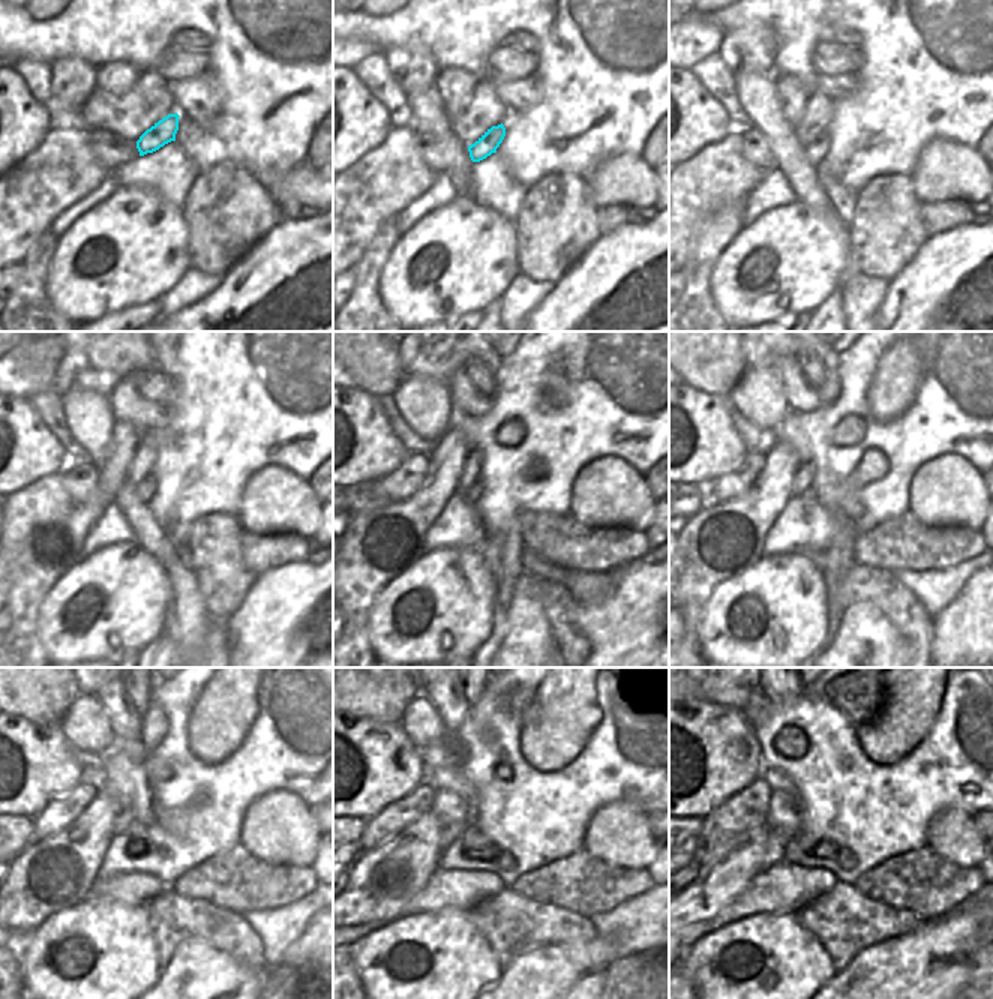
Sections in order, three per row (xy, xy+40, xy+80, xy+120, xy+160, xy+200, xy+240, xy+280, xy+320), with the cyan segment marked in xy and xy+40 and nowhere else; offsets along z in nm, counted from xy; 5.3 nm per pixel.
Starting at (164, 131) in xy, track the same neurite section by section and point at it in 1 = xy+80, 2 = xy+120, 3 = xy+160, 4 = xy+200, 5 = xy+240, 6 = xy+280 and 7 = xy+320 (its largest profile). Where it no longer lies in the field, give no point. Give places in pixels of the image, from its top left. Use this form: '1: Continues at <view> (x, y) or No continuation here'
1: Continues at xy+80 (819, 147)
2: Continues at xy+120 (144, 489)
3: Continues at xy+160 (474, 492)
4: Continues at xy+200 (809, 494)
5: Continues at xy+240 (137, 831)
6: Continues at xy+280 (473, 840)
7: Continues at xy+320 (807, 842)

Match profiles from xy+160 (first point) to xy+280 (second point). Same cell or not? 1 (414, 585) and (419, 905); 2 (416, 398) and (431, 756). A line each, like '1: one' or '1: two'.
1: two
2: two

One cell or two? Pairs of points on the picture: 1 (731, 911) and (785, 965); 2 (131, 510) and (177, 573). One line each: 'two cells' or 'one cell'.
1: two cells
2: one cell

